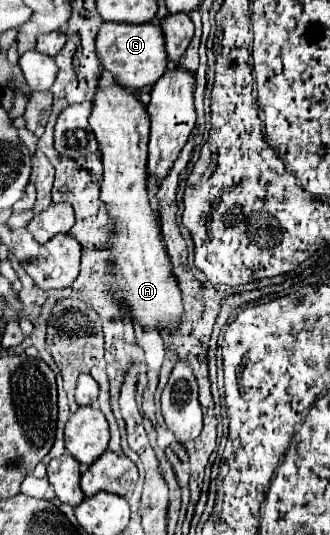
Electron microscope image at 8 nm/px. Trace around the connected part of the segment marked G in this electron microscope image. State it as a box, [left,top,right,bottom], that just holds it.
[95,23,167,91]

